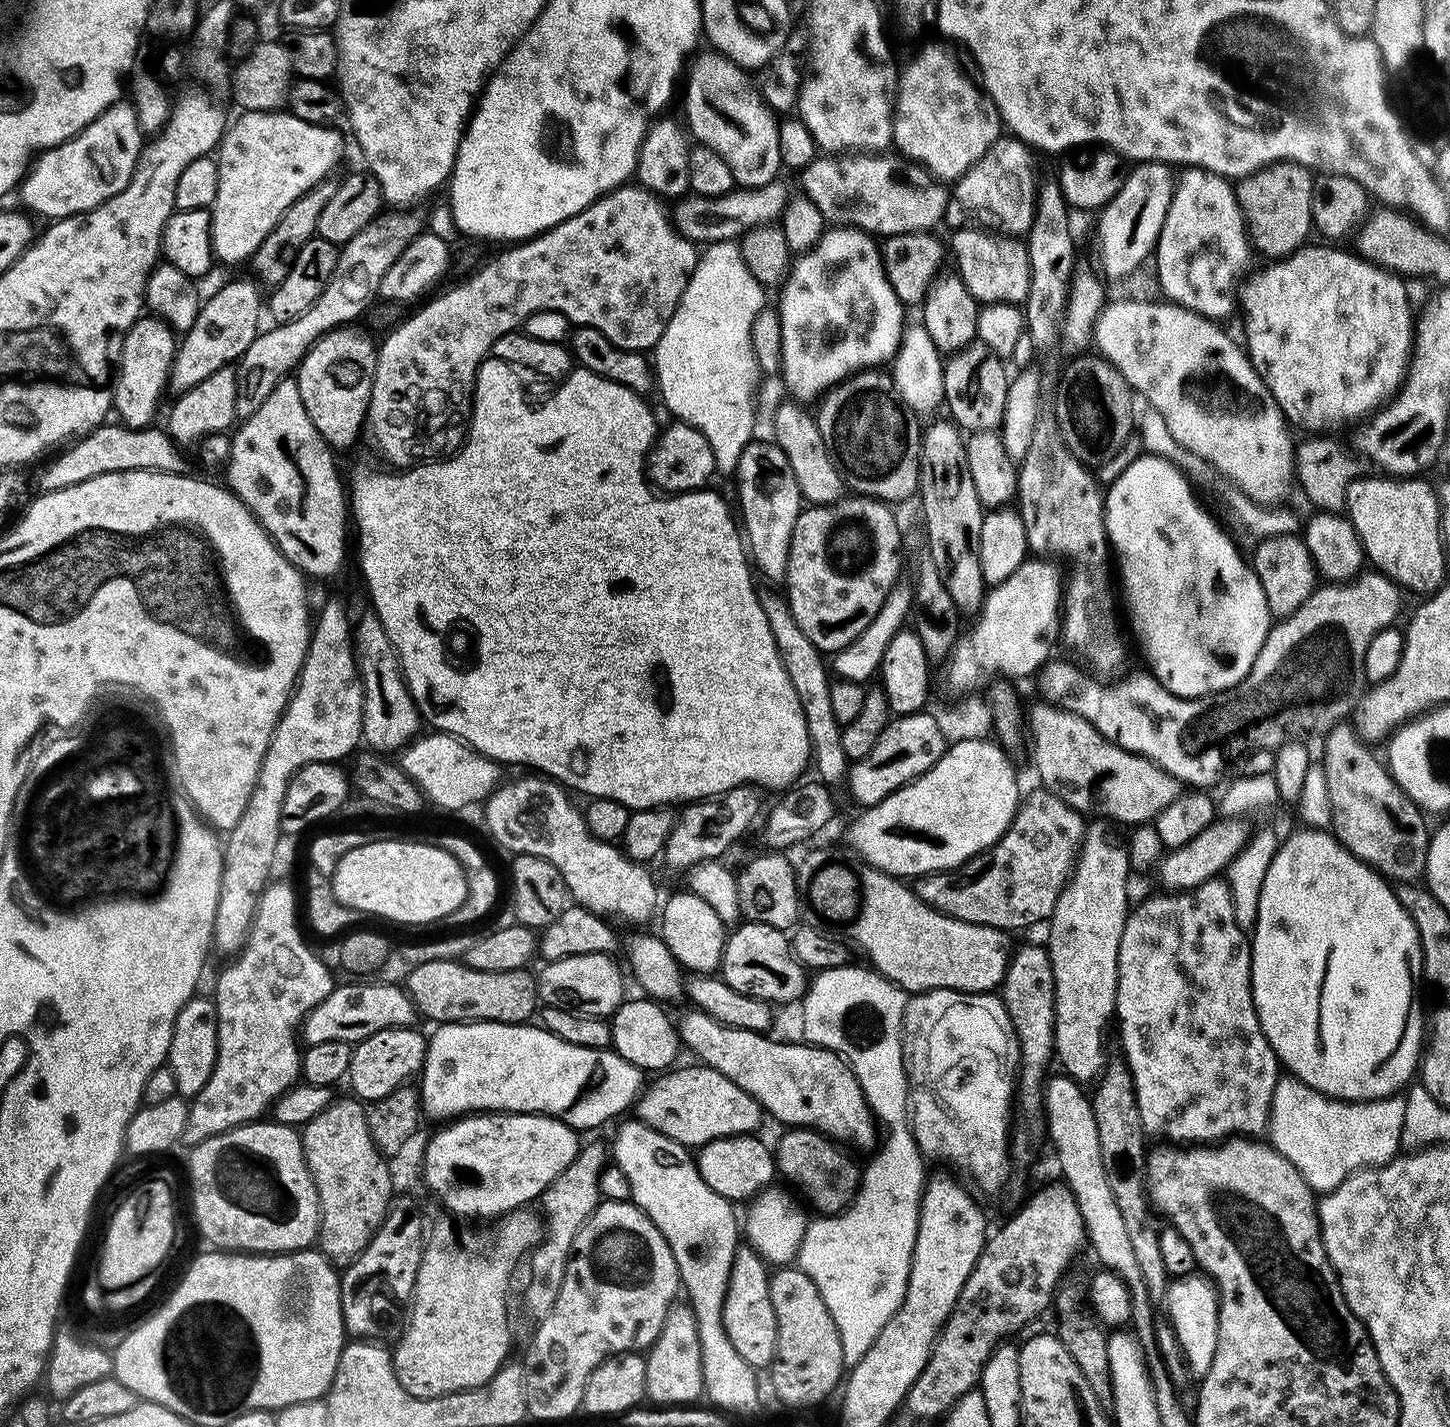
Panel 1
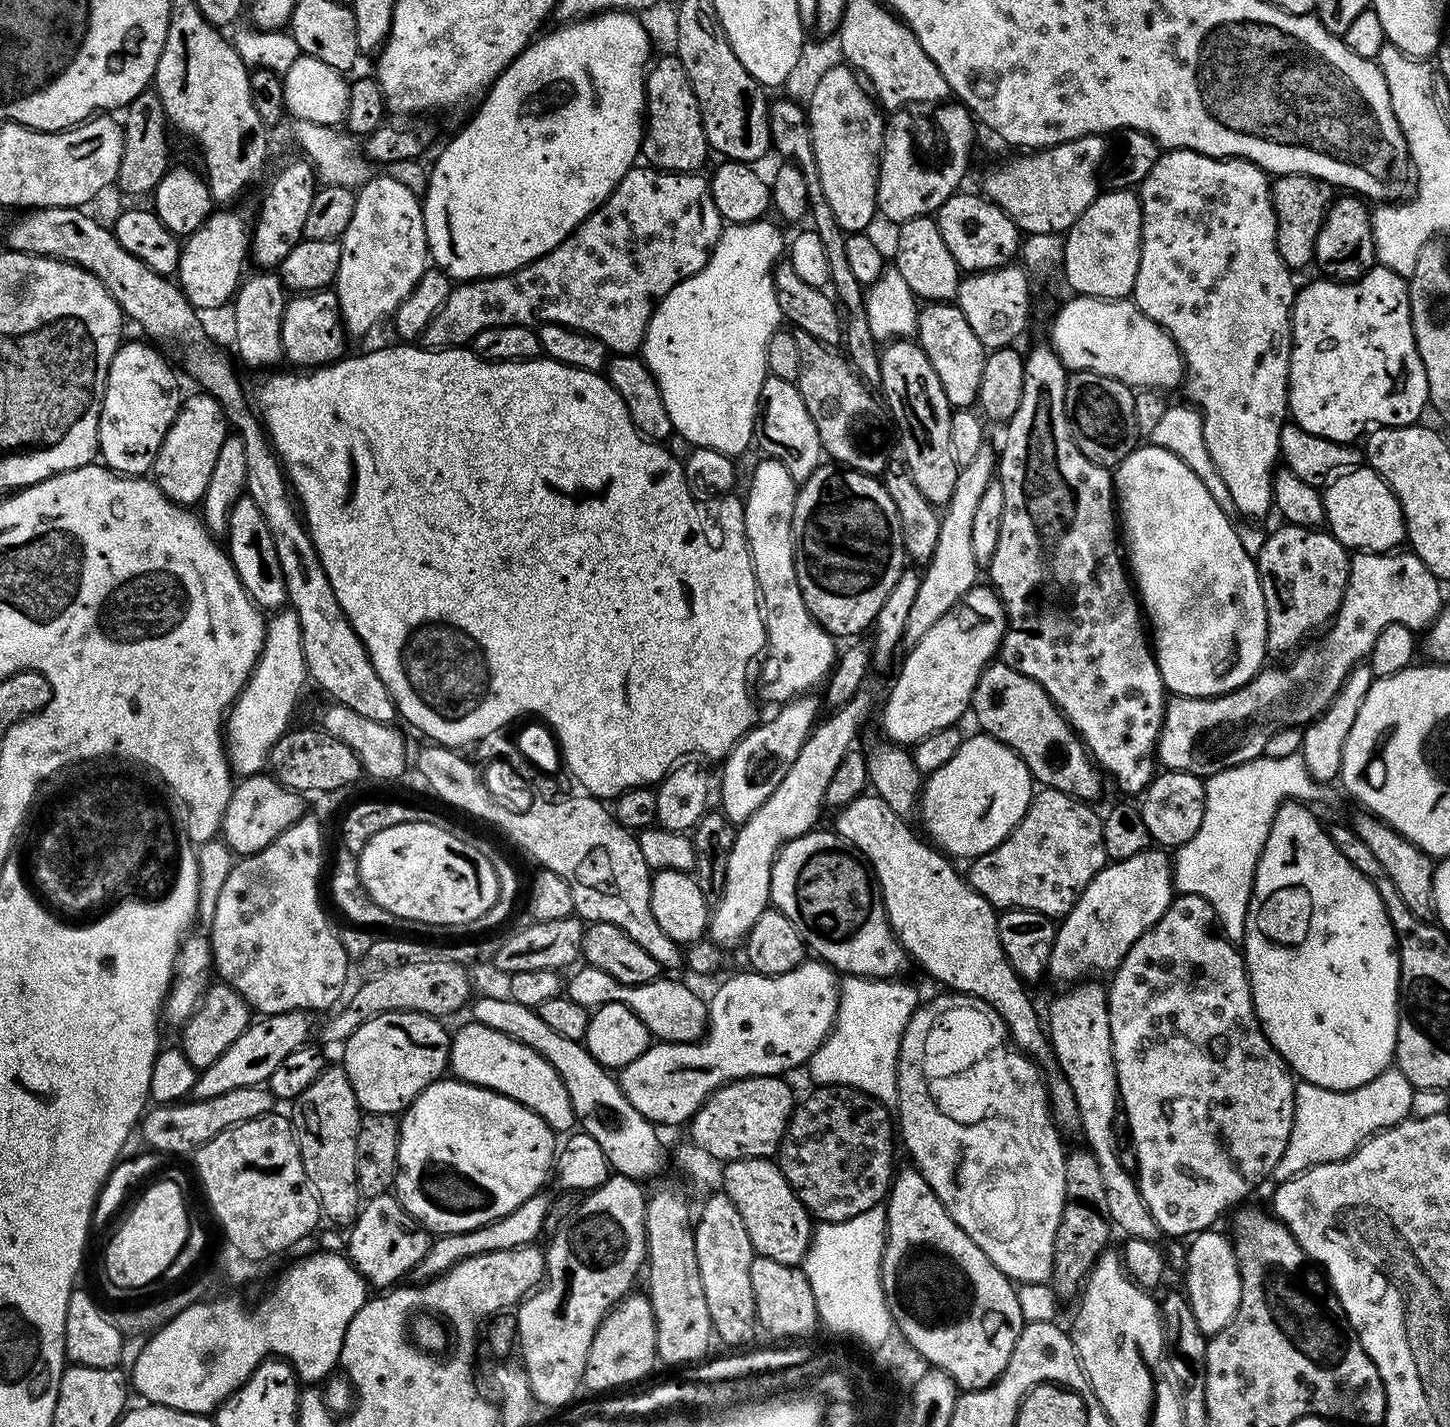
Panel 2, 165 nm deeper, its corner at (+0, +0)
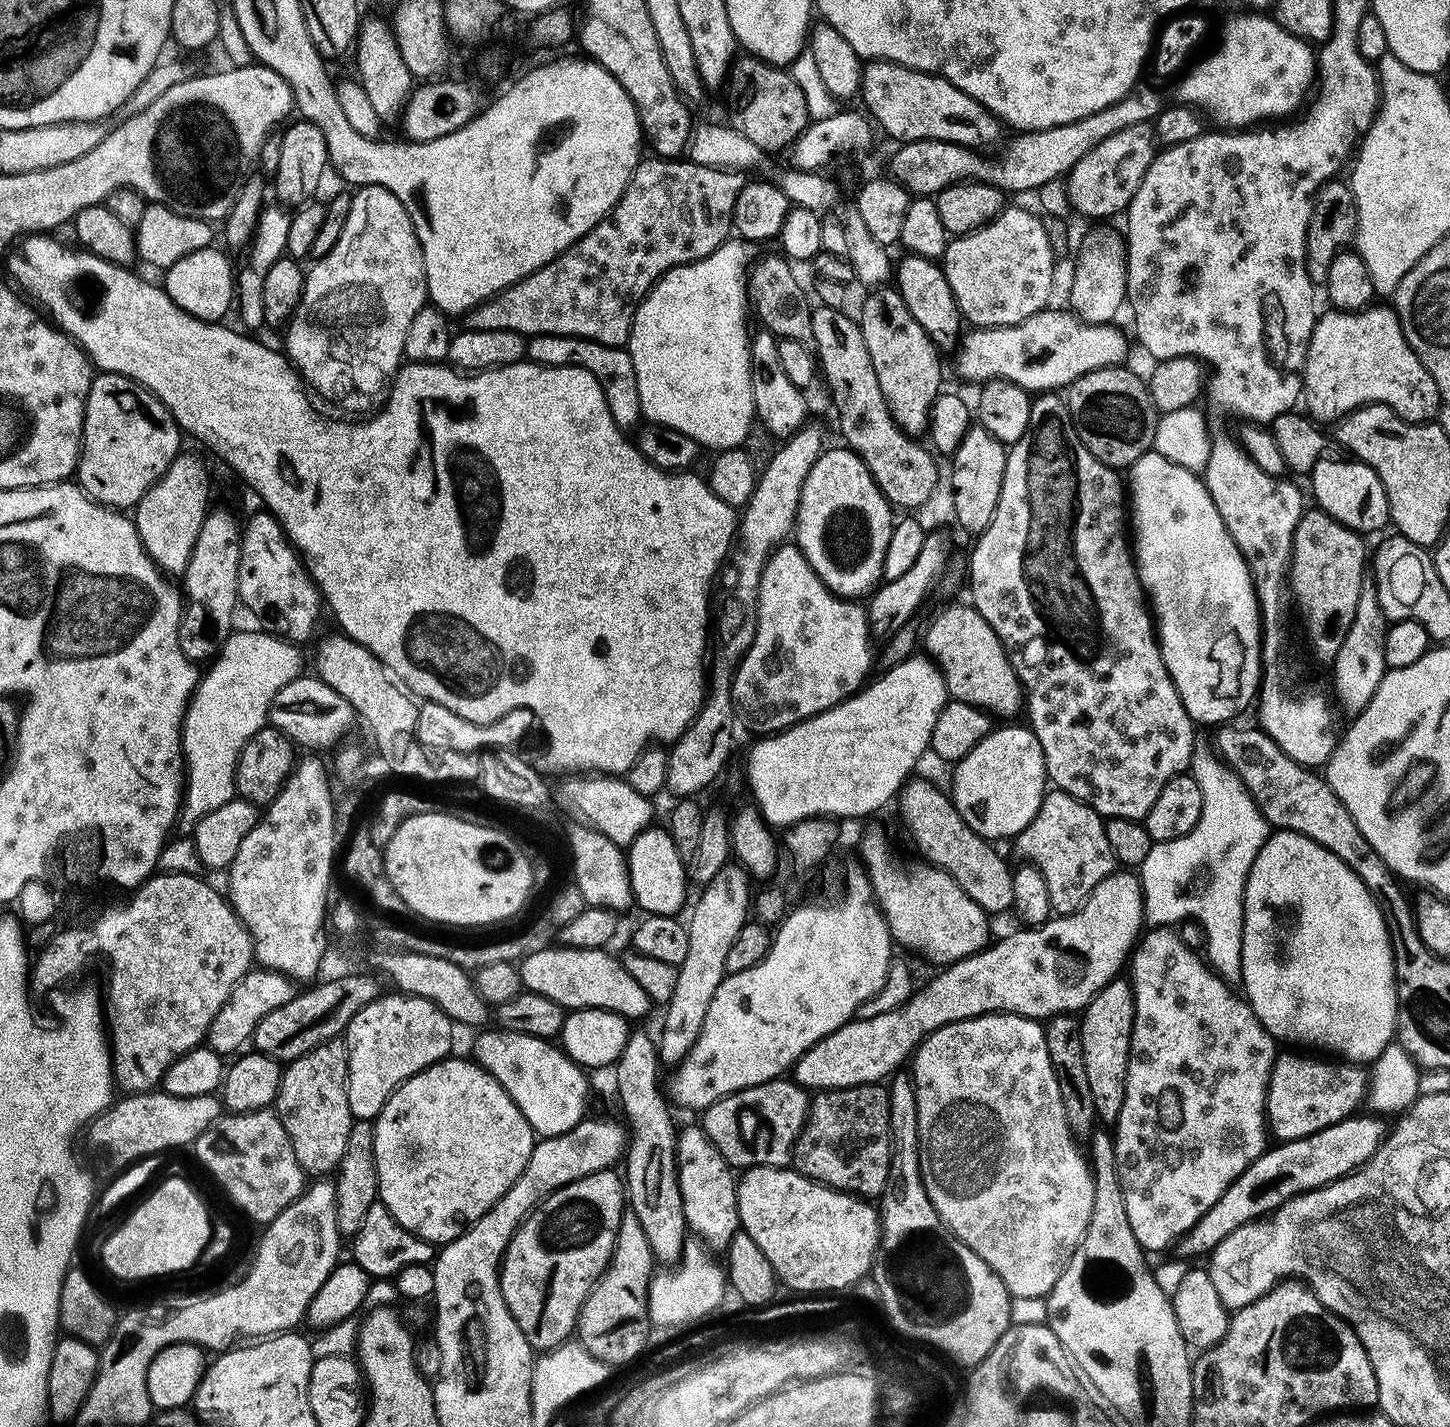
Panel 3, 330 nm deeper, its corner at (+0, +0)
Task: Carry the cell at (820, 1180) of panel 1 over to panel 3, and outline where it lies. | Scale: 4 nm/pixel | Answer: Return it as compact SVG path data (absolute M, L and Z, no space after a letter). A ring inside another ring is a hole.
M883 1083L863 1084L849 1088L820 1090L811 1097L808 1119L792 1147L791 1167L806 1178L836 1188L839 1192L851 1192L861 1198L879 1198L886 1190L892 1154L892 1127L890 1126L890 1098Z

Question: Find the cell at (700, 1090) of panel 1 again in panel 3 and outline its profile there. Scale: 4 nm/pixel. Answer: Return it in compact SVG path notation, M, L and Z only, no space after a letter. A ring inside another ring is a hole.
M791 1079L768 1080L753 1088L743 1088L741 1092L723 1096L703 1109L702 1127L710 1142L718 1146L718 1154L722 1154L733 1169L754 1166L782 1168L792 1159L792 1147L808 1119L809 1103L809 1093Z

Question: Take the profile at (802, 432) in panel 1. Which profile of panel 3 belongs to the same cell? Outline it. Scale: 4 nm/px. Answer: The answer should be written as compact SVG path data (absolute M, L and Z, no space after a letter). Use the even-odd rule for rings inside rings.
M767 330L753 331L748 341L750 354L750 386L756 407L756 416L764 423L764 428L772 436L787 438L793 436L799 428L805 427L808 416L808 404L804 401L805 393L782 370L778 358L780 340L776 333Z

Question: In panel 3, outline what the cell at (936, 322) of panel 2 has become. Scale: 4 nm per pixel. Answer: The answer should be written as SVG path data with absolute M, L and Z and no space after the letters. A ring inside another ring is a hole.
M904 254L894 268L894 287L902 294L906 302L906 310L914 314L918 326L926 330L926 334L941 350L955 349L962 336L962 317L958 310L958 302L954 298L954 290L950 290L950 282L946 282L943 267L937 261L925 256Z

